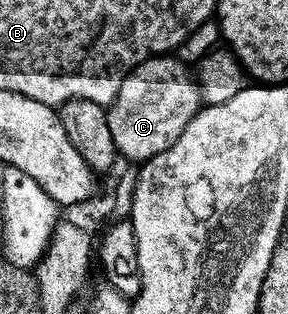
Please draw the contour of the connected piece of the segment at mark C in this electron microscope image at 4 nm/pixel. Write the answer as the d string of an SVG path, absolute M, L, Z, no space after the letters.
M154 56L139 63L129 72L122 82L115 100L107 108L107 124L111 124L111 140L115 140L115 148L122 159L130 158L133 164L144 164L148 158L154 158L159 152L171 148L175 140L191 124L191 120L201 109L203 99L201 87L191 77L191 70L177 56Z

